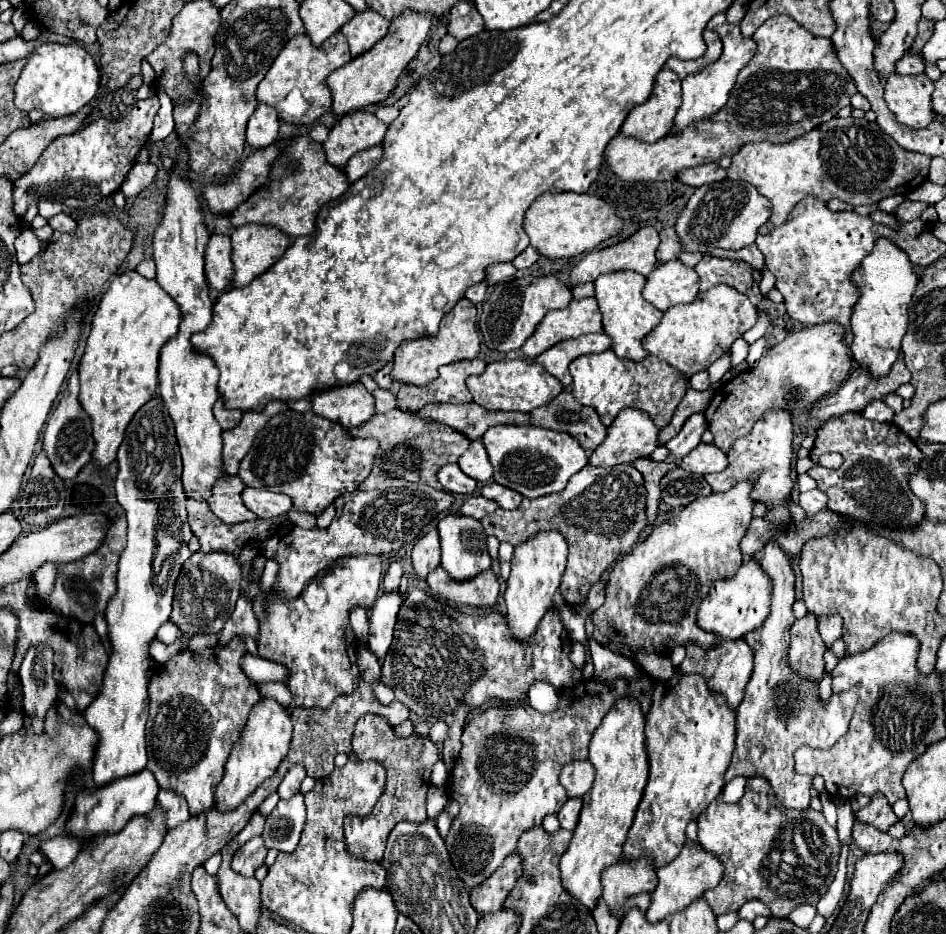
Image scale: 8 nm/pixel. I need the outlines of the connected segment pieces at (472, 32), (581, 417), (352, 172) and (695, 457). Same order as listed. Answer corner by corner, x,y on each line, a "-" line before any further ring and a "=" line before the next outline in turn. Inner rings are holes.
454,6
448,14
448,34
452,34
456,40
466,40
470,36
476,36
484,30
484,20
480,16
480,12
472,6
470,14
462,16
458,12
458,6
=
564,390
550,404
536,408
530,416
534,426
570,434
584,450
594,450
608,434
608,426
602,424
600,414
594,408
576,402
570,390
=
376,144
374,148
362,150
356,156
352,156
352,160
344,166
344,172
350,182
356,182
364,174
368,174
372,168
376,168
376,164
380,164
382,158
384,158
384,148
382,144
=
698,444
688,456
682,458
680,466
694,474
708,474
708,472
720,472
728,466
728,458
720,448
714,444

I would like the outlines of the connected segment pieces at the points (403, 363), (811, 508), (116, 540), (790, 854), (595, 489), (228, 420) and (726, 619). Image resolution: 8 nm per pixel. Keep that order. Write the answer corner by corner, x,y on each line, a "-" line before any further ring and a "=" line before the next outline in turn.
462,298
448,316
444,316
440,324
440,332
436,336
422,336
416,340
404,340
394,354
394,370
392,378
396,382
408,382
416,386
424,386
438,378
438,368
456,360
472,360
480,352
480,336
476,330
476,306
=
812,490
806,494
800,494
800,506
808,516
816,516
818,512
828,508
828,496
820,490
=
120,516
110,522
106,538
96,552
76,562
58,566
56,588
52,596
46,600
46,604
52,610
62,612
64,616
76,616
80,622
92,622
98,614
104,614
108,600
116,594
116,572
124,544
126,544
126,516
=
748,782
744,796
736,804
726,804
722,800
714,800
698,820
698,840
702,848
716,856
724,864
724,876
720,884
706,892
706,902
710,904
714,914
738,912
748,900
762,900
770,906
772,916
788,916
800,904
816,904
820,896
828,890
834,880
838,868
840,844
836,836
836,828
832,828
822,812
812,808
806,810
788,810
772,804
770,800
762,800
758,806
754,804
756,788
=
632,464
620,466
586,466
580,470
564,492
552,496
542,496
536,500
524,498
516,510
496,510
494,514
482,520
486,534
496,536
500,542
512,546
522,544
524,540
544,532
558,530
568,542
568,566
562,576
560,592
568,604
576,606
584,602
592,584
596,584
608,566
612,566
620,556
628,554
640,538
640,532
646,528
646,488
642,474
632,468
=
218,400
214,404
214,416
218,420
218,424
222,426
222,430
230,430
230,428
236,428
242,420
242,412
236,412
236,410
228,410
228,408
222,408
222,400
=
756,558
748,560
740,566
734,578
716,580
710,586
708,596
702,600
698,608
698,624
702,630
716,632
722,640
736,640
744,634
760,628
770,614
770,600
772,600
772,580
760,566

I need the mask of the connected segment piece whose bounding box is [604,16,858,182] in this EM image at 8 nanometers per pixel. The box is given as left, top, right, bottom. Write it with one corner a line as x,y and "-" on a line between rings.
772,16
766,20
756,34
752,36
758,44
754,58
750,64
740,72
728,104
712,116
712,120
706,120
704,124
696,124
696,128
688,128
684,136
666,136
654,144
640,142
636,138
626,138
618,134
604,152
606,166
624,182
662,182
662,180
674,180
680,170
694,168
706,162
716,162
724,156
734,156
744,144
748,142
774,142
782,144
796,136
802,136
810,132
812,128
820,126
822,122
828,122
838,114
840,108
850,104
850,98
858,92
854,80
844,72
842,64
836,60
836,54
832,52
832,42
828,38
816,38
806,28
802,28
796,20
790,16

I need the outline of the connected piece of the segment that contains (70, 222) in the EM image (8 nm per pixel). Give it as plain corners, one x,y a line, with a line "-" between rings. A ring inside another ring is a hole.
60,214
60,216
54,216
50,222
48,222
54,230
58,230
58,232
68,232
70,236
74,236
76,234
76,228
78,228
78,224
76,224
76,220
72,218
72,216
68,216
68,214

